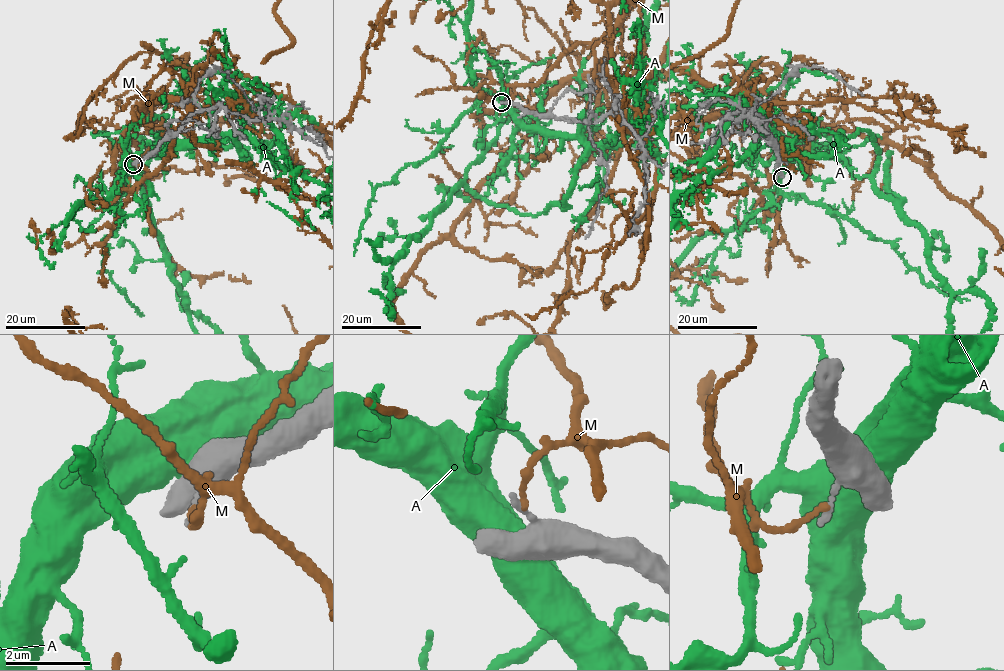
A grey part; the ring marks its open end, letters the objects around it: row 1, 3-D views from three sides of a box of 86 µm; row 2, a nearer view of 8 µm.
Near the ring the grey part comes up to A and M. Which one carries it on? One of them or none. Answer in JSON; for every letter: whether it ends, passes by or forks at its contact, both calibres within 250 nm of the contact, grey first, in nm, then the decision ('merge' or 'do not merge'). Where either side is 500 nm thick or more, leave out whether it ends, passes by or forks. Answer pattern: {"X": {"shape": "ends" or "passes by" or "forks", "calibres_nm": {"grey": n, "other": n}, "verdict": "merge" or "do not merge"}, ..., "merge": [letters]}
{"A": {"calibres_nm": {"grey": 550, "other": 750}, "verdict": "do not merge"}, "M": {"shape": "ends", "calibres_nm": {"grey": 190, "other": 140}, "verdict": "do not merge"}, "merge": []}

